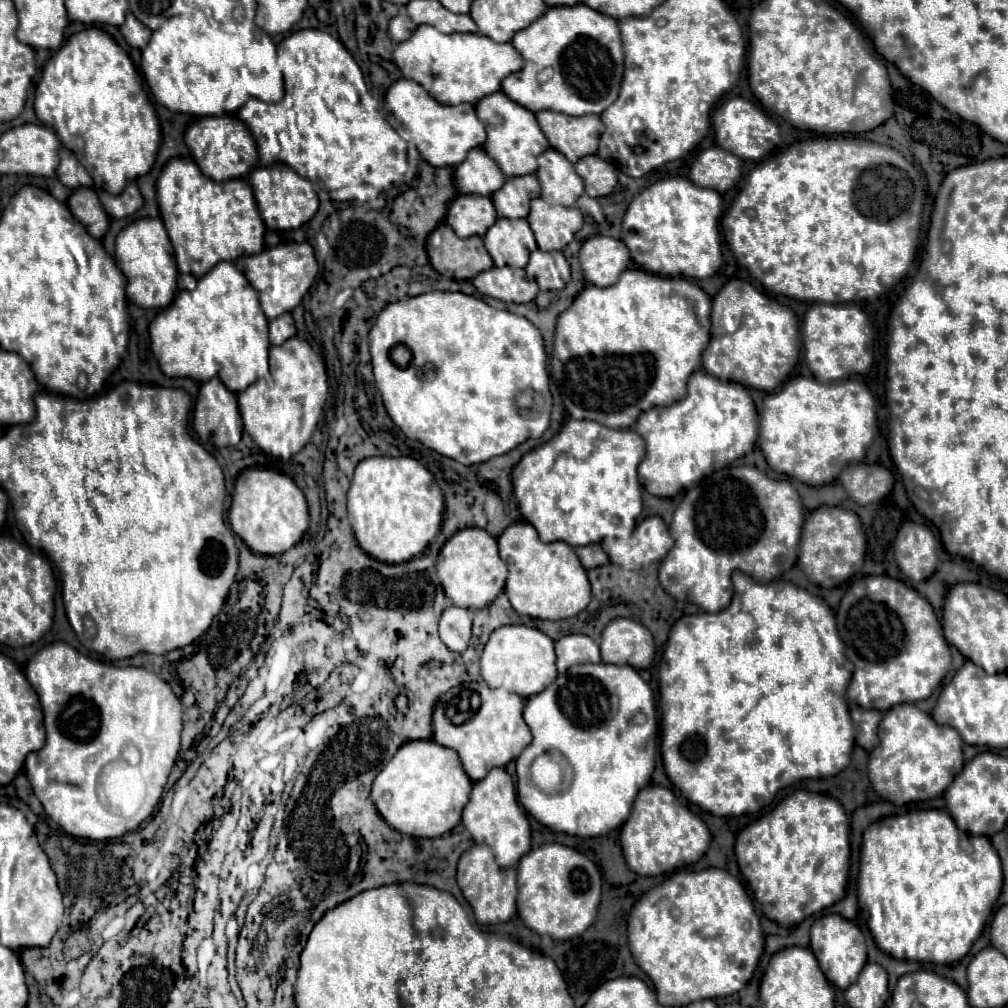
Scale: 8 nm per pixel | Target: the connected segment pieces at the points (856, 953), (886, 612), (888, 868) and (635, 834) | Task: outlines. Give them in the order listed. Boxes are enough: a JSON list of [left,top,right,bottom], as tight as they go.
[[811,915,867,989],[837,575,951,711],[857,809,1003,965],[619,785,711,875]]

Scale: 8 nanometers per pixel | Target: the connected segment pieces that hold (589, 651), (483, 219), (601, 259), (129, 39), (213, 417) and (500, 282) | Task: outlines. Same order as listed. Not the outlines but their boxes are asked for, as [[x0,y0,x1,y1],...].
[[555,635,599,673],[447,195,497,237],[579,235,631,287],[121,13,151,49],[193,377,243,447],[473,267,539,303]]

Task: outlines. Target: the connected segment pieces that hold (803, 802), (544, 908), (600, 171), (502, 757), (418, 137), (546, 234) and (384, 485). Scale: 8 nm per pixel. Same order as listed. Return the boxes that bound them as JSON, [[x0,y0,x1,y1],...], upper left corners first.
[[735,789,849,927],[517,843,601,941],[575,155,617,197],[433,683,531,781],[385,79,485,167],[527,197,583,251],[347,457,443,563]]

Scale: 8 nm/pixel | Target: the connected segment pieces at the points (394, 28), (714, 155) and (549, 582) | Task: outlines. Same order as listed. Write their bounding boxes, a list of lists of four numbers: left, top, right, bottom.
[[389,13,417,43],[689,147,741,193],[499,523,591,619]]

